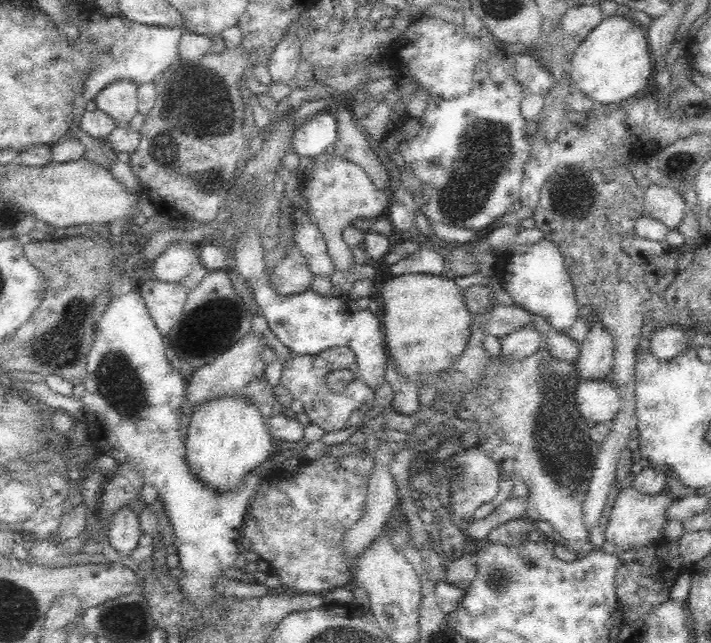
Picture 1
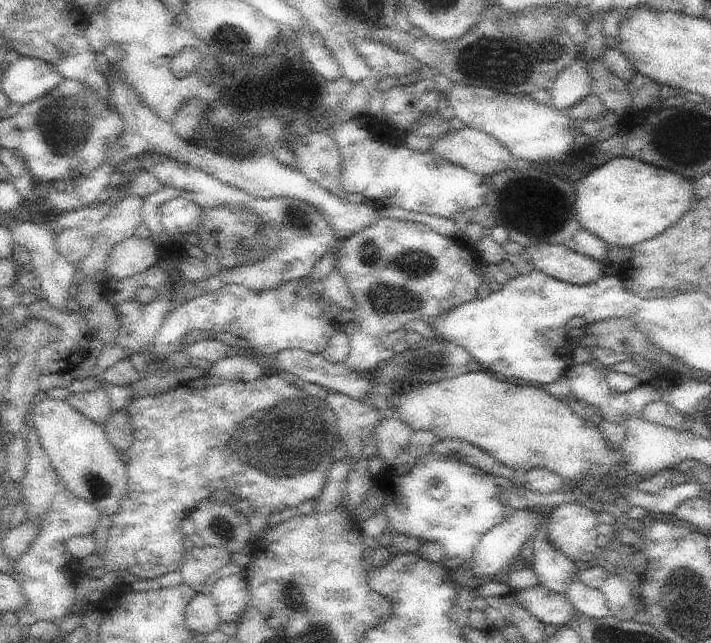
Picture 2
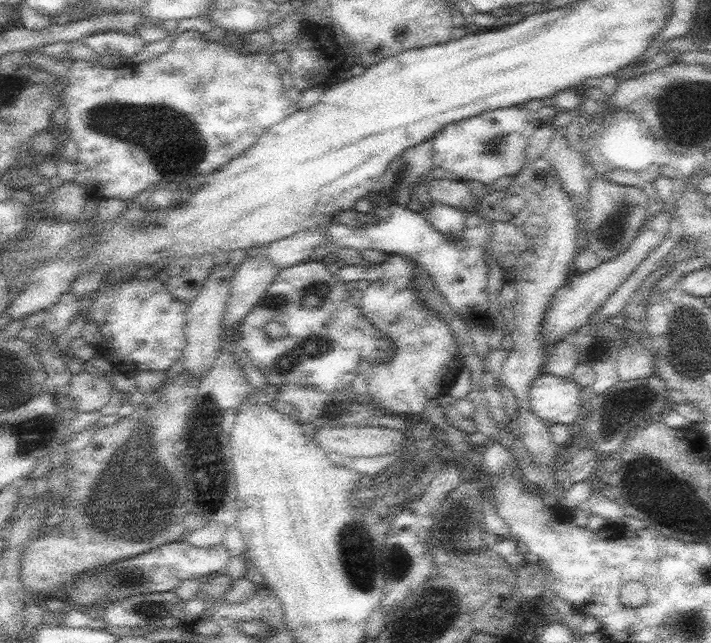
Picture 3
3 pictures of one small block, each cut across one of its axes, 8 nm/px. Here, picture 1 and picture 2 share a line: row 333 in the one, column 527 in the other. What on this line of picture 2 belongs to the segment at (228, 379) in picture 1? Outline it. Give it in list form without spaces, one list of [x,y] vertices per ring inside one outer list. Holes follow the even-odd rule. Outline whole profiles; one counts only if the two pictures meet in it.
[[[539,244],[535,248],[527,248],[525,254],[535,264],[535,270],[541,270],[555,280],[573,286],[589,286],[609,274],[607,262],[599,262],[567,246]]]

